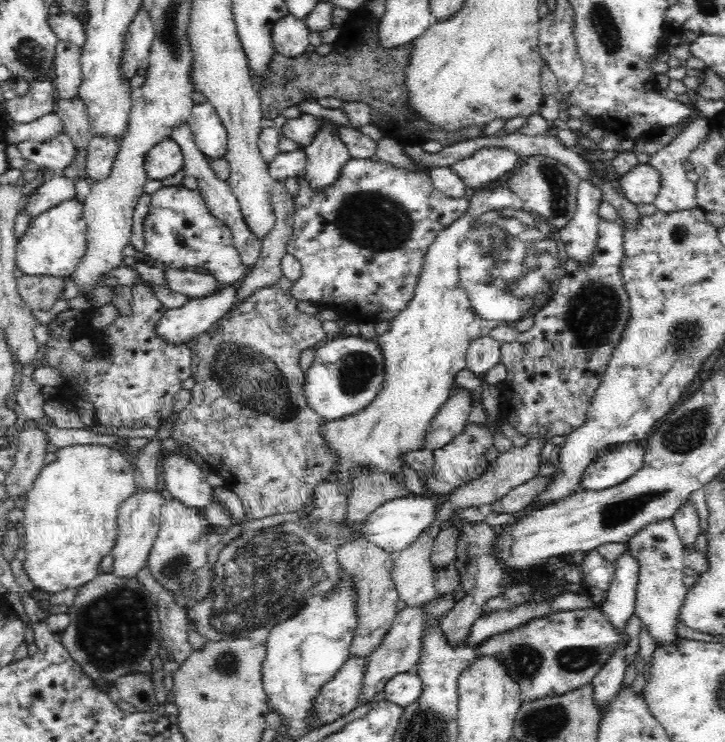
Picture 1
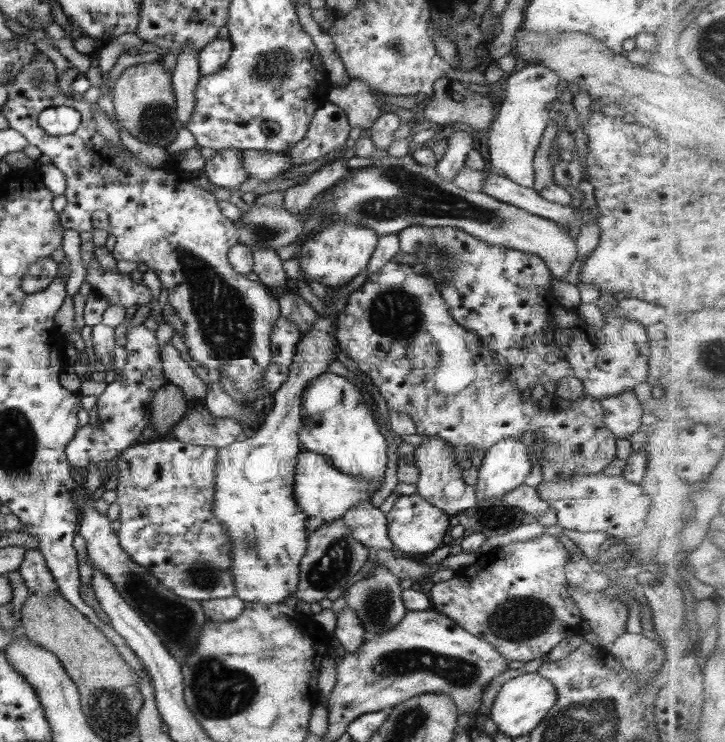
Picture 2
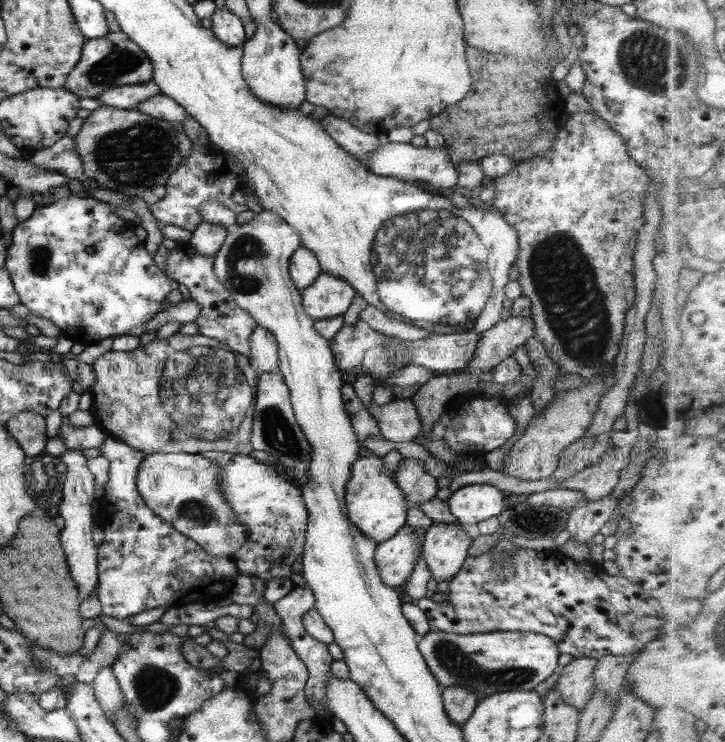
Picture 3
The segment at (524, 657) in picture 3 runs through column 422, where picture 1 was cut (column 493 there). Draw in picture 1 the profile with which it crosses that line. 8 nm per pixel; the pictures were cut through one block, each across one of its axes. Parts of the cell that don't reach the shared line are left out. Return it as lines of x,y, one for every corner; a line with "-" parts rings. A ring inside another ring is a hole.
585,608
582,610
563,610
556,611
542,618
533,618
519,627
519,629
513,629
509,633
499,633
494,637
488,637
482,644
474,647
474,652
476,656
499,656
499,661
506,667
506,671
508,671
508,675
510,678
514,680
514,682
518,683
518,686
521,690
522,702
532,702
532,700
540,700
546,697
557,697
562,696
563,694
569,693
570,691
575,691
577,688
584,686
585,684
592,683
592,680
595,678
596,674
600,672
601,668
604,666
605,662
608,660
608,657
618,649
624,649
628,645
628,635
626,632
618,632
611,622
609,622
608,617
605,613
601,611
601,609
594,608

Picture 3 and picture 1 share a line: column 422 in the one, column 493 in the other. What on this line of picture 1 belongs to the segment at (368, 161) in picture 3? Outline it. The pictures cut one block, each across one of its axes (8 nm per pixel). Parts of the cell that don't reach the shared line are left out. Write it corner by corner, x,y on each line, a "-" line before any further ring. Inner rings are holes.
486,147
475,151
468,158
454,162
450,167
468,188
478,191
514,171
520,158
516,151
508,148

